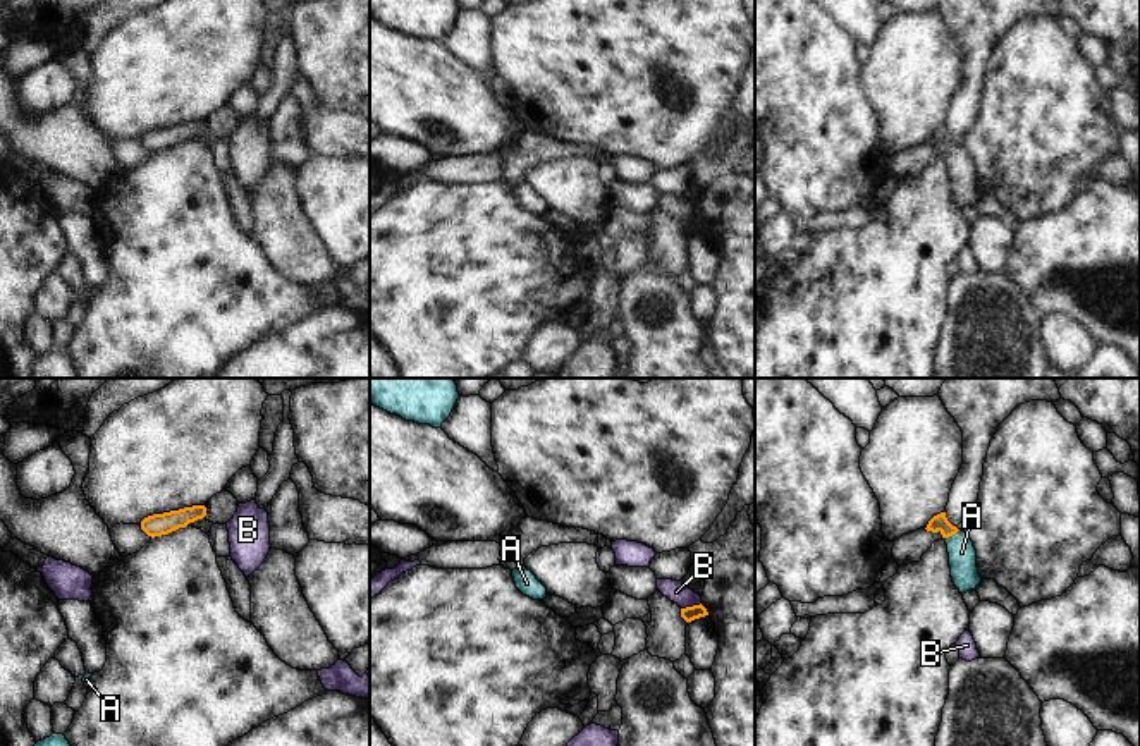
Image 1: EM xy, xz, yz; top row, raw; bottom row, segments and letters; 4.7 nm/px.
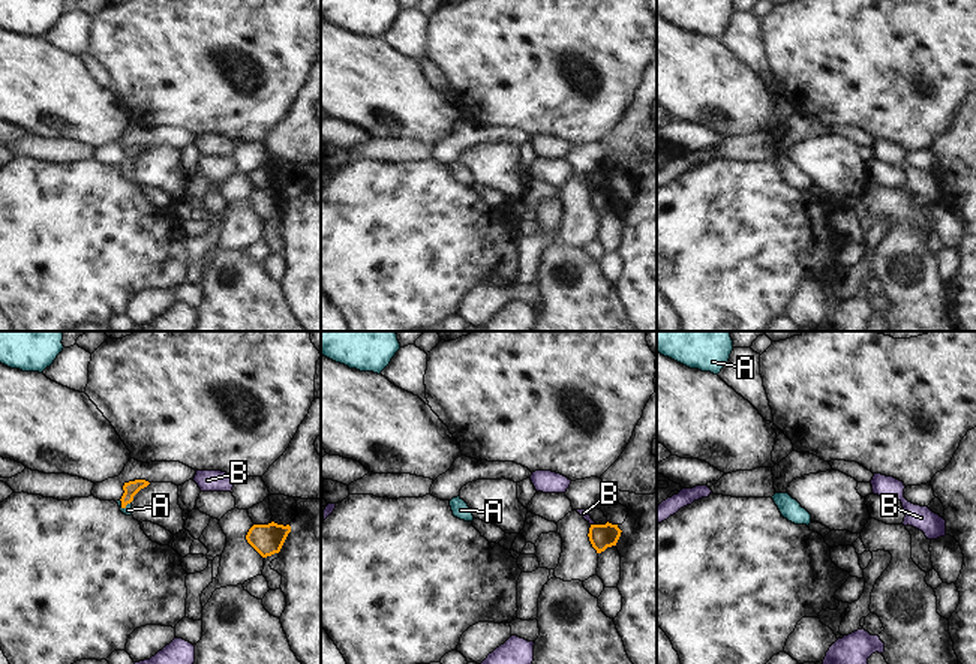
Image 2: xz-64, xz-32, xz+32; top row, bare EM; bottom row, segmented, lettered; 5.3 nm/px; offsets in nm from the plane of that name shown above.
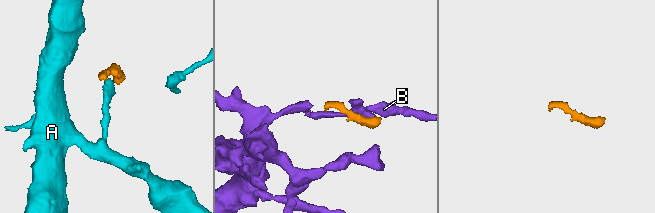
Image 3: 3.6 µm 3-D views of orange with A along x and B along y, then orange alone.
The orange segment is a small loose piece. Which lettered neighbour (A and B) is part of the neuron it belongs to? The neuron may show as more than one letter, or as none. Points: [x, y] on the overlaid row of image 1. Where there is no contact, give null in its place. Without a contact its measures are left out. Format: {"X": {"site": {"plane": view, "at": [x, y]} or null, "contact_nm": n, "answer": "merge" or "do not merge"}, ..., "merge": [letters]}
{"A": {"site": {"plane": "yz", "at": [951, 535]}, "contact_nm": 90, "answer": "merge"}, "B": {"site": {"plane": "xz", "at": [690, 607]}, "contact_nm": 100, "answer": "do not merge"}, "merge": ["A"]}

